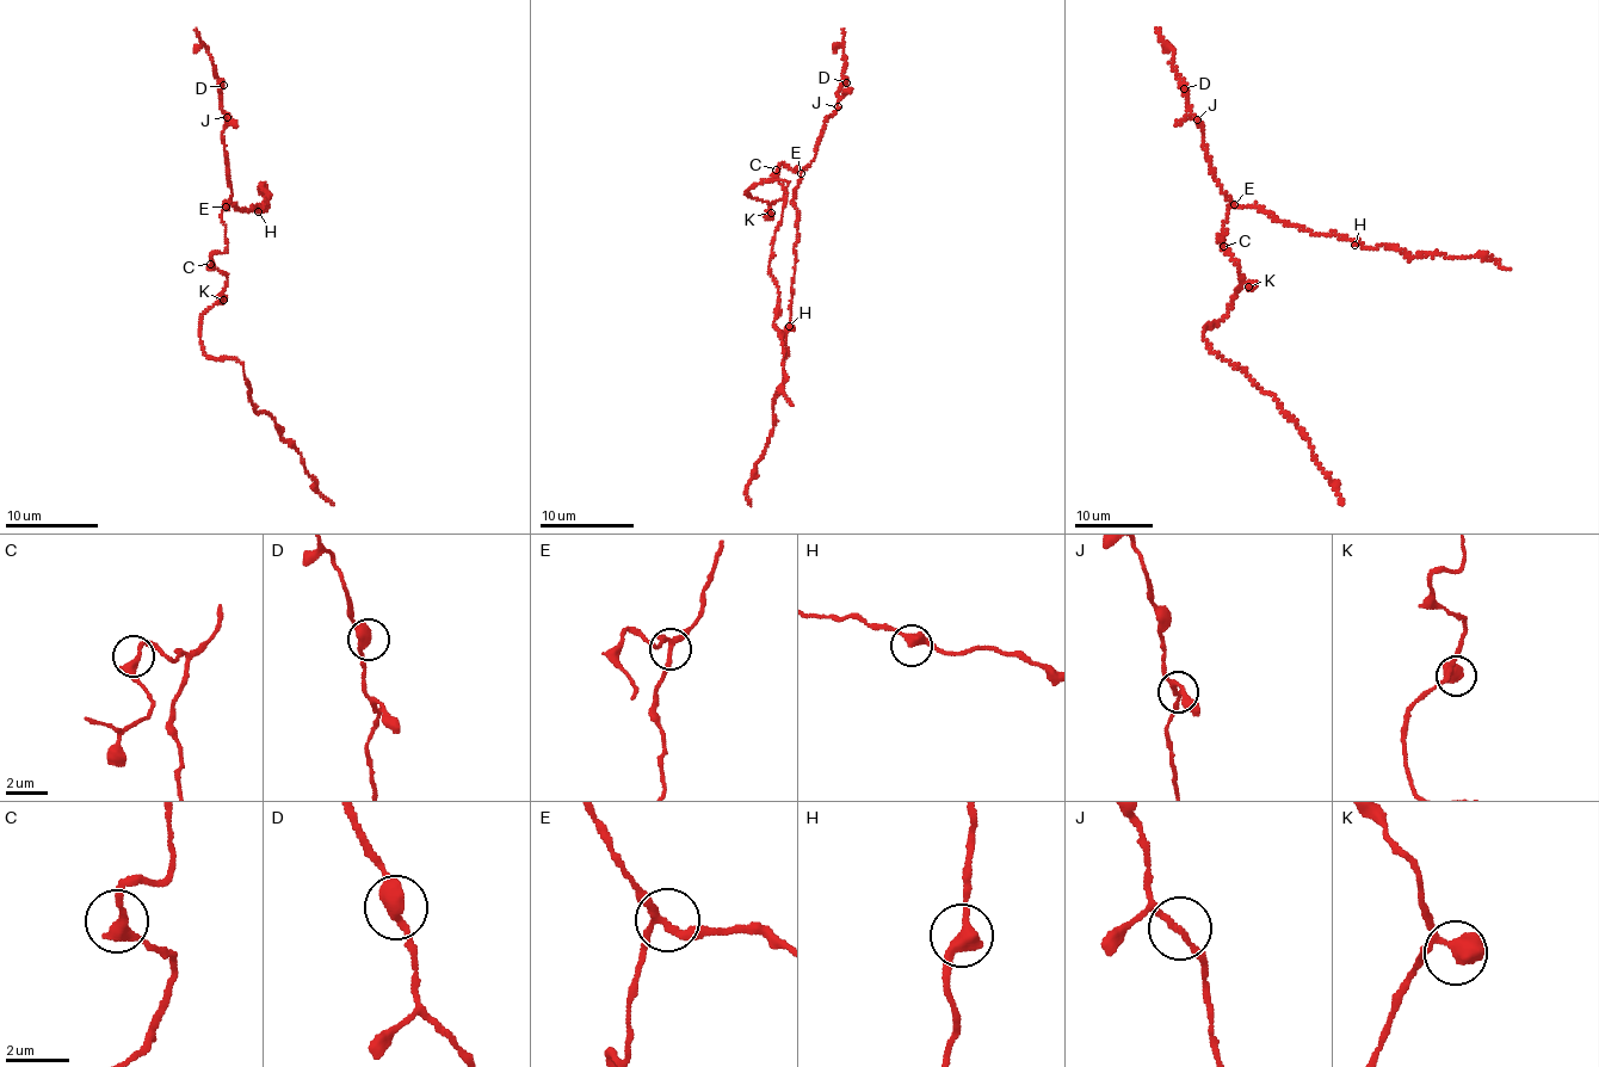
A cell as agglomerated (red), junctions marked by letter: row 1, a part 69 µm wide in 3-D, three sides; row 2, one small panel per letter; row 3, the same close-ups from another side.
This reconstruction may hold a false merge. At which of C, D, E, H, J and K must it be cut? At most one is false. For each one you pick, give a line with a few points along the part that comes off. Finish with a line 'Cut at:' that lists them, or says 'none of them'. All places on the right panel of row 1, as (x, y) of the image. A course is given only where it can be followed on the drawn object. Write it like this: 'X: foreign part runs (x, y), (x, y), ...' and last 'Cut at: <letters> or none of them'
Cut at: none of them

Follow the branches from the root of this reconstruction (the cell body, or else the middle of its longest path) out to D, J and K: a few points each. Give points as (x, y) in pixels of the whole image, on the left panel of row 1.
D: (214, 263), (213, 256), (227, 248), (222, 210), (232, 193), (222, 134), (227, 119), (222, 109), (223, 85)
J: (214, 263), (213, 256), (227, 248), (222, 220), (222, 210), (232, 193), (222, 134), (227, 118)
K: (214, 263), (227, 279), (223, 300)

